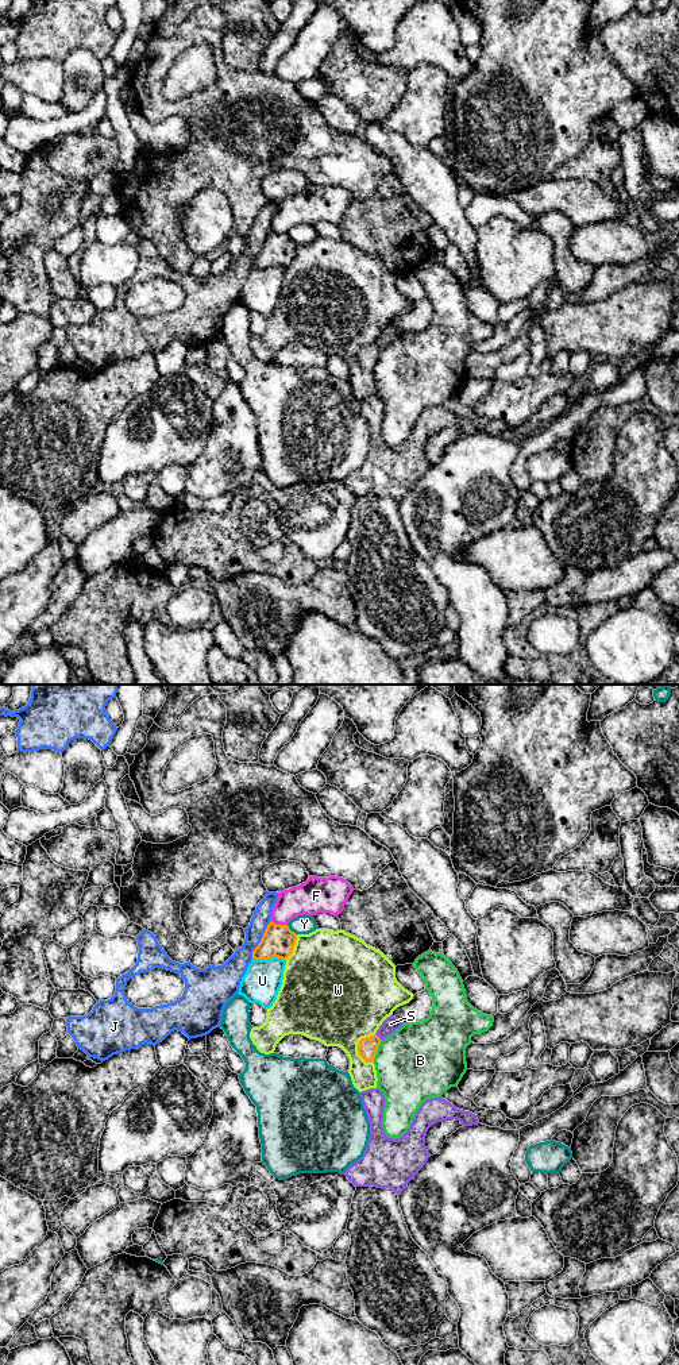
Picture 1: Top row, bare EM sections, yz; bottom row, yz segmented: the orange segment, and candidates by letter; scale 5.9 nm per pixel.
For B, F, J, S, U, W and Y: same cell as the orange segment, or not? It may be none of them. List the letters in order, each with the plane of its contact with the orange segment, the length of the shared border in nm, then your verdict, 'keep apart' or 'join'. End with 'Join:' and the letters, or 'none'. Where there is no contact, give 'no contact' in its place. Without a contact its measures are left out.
B: yz | 140 nm | keep apart
F: yz | 110 nm | keep apart
J: yz | 260 nm | keep apart
S: yz | 50 nm | keep apart
U: yz | 200 nm | keep apart
W: yz | 190 nm | keep apart
Y: yz | 90 nm | keep apart
Join: none

